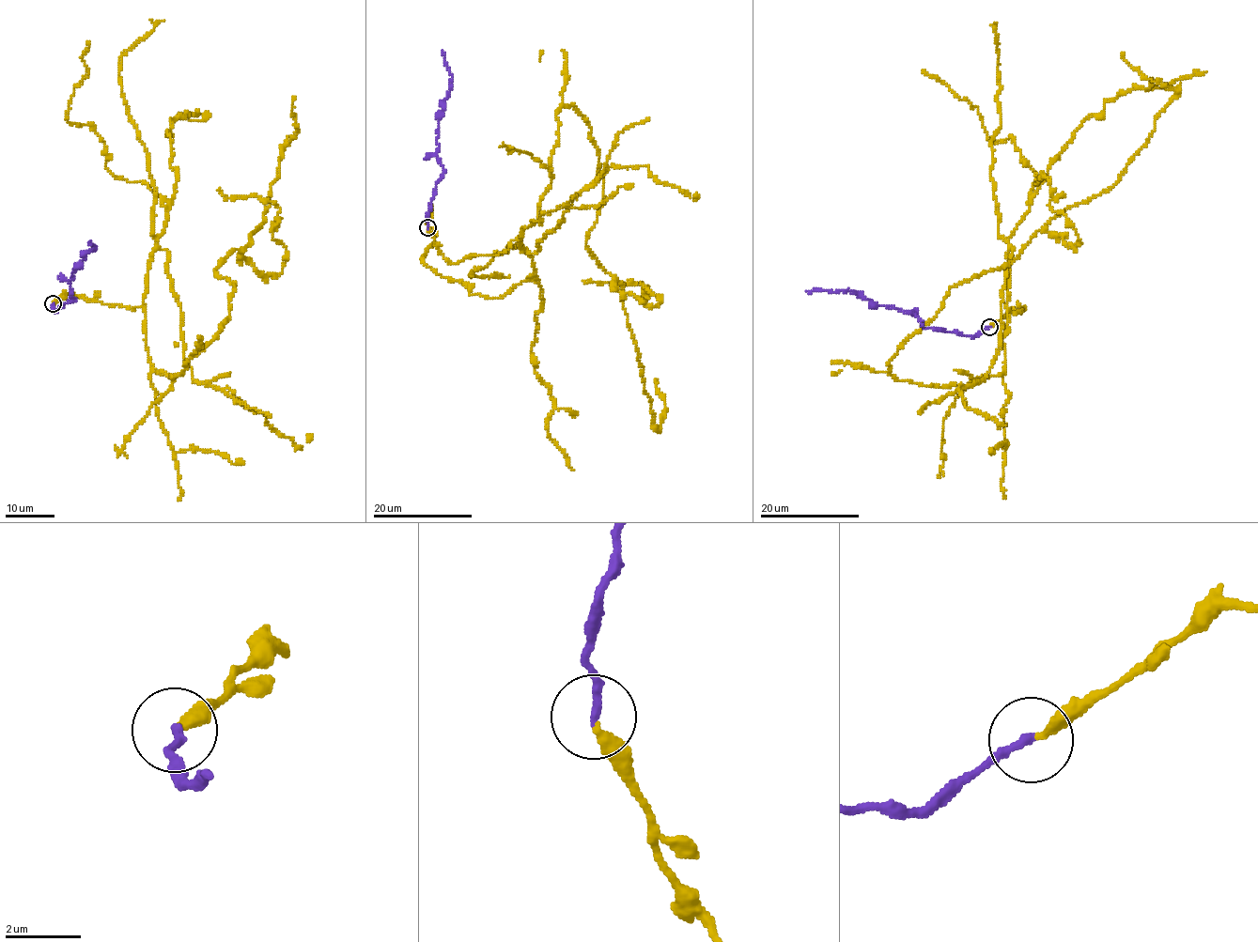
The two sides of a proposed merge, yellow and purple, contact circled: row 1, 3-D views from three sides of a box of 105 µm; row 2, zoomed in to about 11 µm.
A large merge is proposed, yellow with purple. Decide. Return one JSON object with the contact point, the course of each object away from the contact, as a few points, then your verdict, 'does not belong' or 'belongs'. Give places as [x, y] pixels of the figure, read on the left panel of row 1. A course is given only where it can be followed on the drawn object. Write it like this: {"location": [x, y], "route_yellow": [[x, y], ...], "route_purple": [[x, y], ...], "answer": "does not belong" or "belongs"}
{"location": [53, 303], "route_yellow": [[54, 304], [141, 306], [150, 366], [181, 376], [228, 318], [235, 285], [214, 270], [264, 219], [294, 97]], "route_purple": [[53, 304], [55, 310], [74, 299], [70, 295], [69, 281], [77, 266], [96, 248], [89, 242]], "answer": "belongs"}

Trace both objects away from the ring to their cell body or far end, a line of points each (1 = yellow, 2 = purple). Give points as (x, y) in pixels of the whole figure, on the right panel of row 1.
1: (990, 327), (1025, 307), (1001, 374), (890, 371), (951, 287), (1005, 268), (1145, 144), (1176, 91), (1122, 54)
2: (988, 327), (970, 336), (946, 332), (924, 326), (908, 311), (876, 304), (852, 291), (806, 291)

